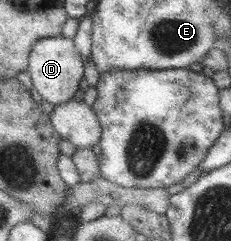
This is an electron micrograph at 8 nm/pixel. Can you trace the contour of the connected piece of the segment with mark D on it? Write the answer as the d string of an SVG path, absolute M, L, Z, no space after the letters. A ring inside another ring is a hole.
M58 36L42 38L33 43L27 58L27 75L31 78L32 88L49 104L63 104L71 99L83 75L81 54L75 50L72 39Z

